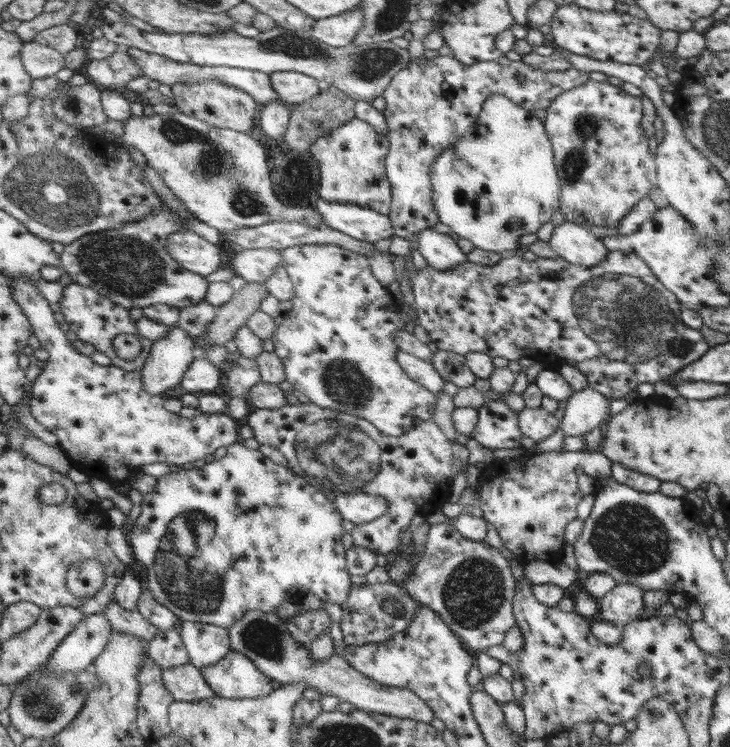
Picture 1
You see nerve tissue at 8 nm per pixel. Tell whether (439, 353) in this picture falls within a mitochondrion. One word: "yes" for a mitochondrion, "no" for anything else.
no

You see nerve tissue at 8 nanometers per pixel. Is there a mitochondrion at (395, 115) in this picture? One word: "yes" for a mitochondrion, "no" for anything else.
no

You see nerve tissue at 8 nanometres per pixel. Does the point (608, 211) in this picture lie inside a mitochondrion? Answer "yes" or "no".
no

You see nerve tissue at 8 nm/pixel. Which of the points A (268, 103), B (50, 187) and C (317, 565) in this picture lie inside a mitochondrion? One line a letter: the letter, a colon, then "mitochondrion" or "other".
A: other
B: mitochondrion
C: other

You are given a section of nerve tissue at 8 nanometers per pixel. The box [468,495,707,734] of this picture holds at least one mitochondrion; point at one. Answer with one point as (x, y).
(630, 538)

